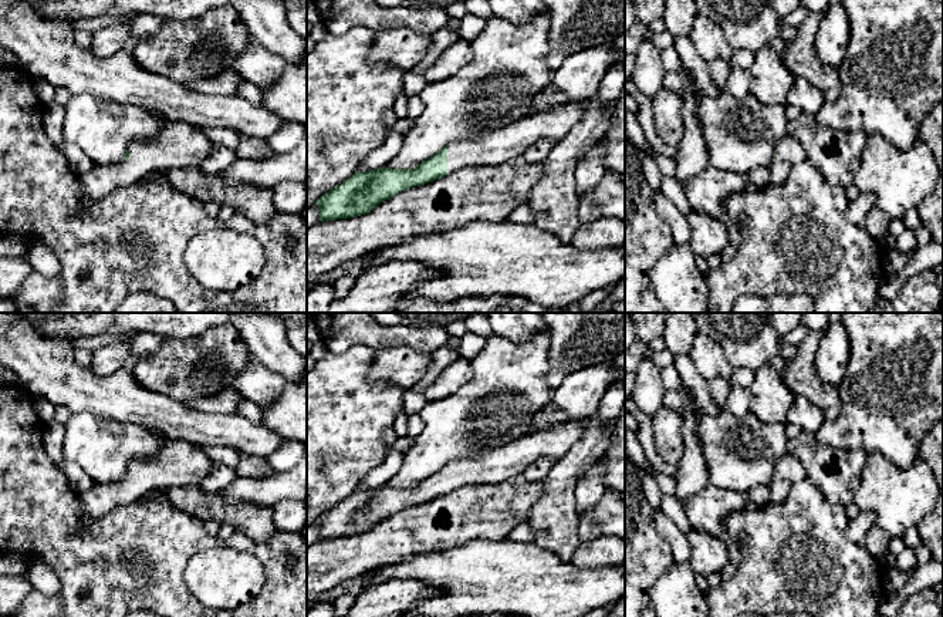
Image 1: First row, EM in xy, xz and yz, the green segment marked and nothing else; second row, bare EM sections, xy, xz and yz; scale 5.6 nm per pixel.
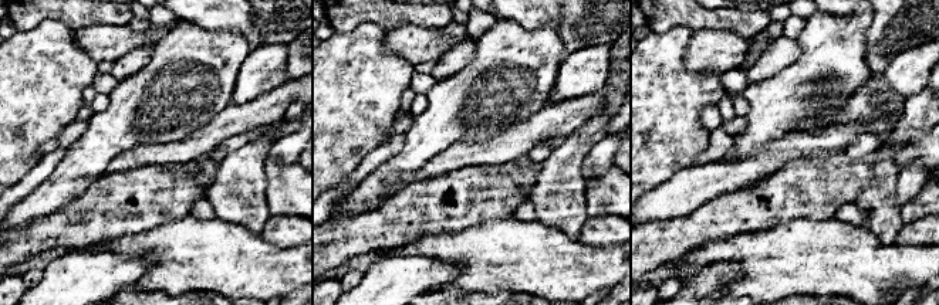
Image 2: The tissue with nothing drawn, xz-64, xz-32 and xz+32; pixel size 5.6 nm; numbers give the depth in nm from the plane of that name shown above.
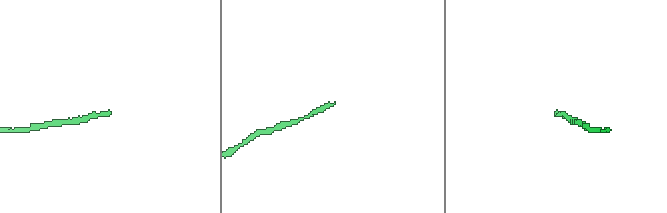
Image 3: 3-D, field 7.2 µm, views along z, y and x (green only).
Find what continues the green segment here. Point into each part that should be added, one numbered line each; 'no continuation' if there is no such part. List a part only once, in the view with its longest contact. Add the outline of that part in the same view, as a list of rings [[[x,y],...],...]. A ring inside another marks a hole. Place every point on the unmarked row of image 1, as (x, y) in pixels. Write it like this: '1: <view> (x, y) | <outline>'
1: xz (504, 462) | [[[587,418],[572,419],[558,426],[527,434],[483,456],[447,463],[447,492],[470,483],[498,483],[523,475],[540,456],[562,458],[581,439]]]

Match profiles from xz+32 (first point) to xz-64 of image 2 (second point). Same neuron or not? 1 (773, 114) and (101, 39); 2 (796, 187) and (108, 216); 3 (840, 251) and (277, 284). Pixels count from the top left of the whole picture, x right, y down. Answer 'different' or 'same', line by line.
1: different
2: same
3: same

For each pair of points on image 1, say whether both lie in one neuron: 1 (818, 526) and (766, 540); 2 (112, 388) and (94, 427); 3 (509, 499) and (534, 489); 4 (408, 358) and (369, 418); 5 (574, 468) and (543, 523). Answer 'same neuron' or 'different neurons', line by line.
1: same neuron
2: different neurons
3: same neuron
4: different neurons
5: same neuron

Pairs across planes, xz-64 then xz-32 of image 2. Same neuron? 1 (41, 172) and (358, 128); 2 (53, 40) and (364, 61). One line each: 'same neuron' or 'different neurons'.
1: different neurons
2: same neuron

